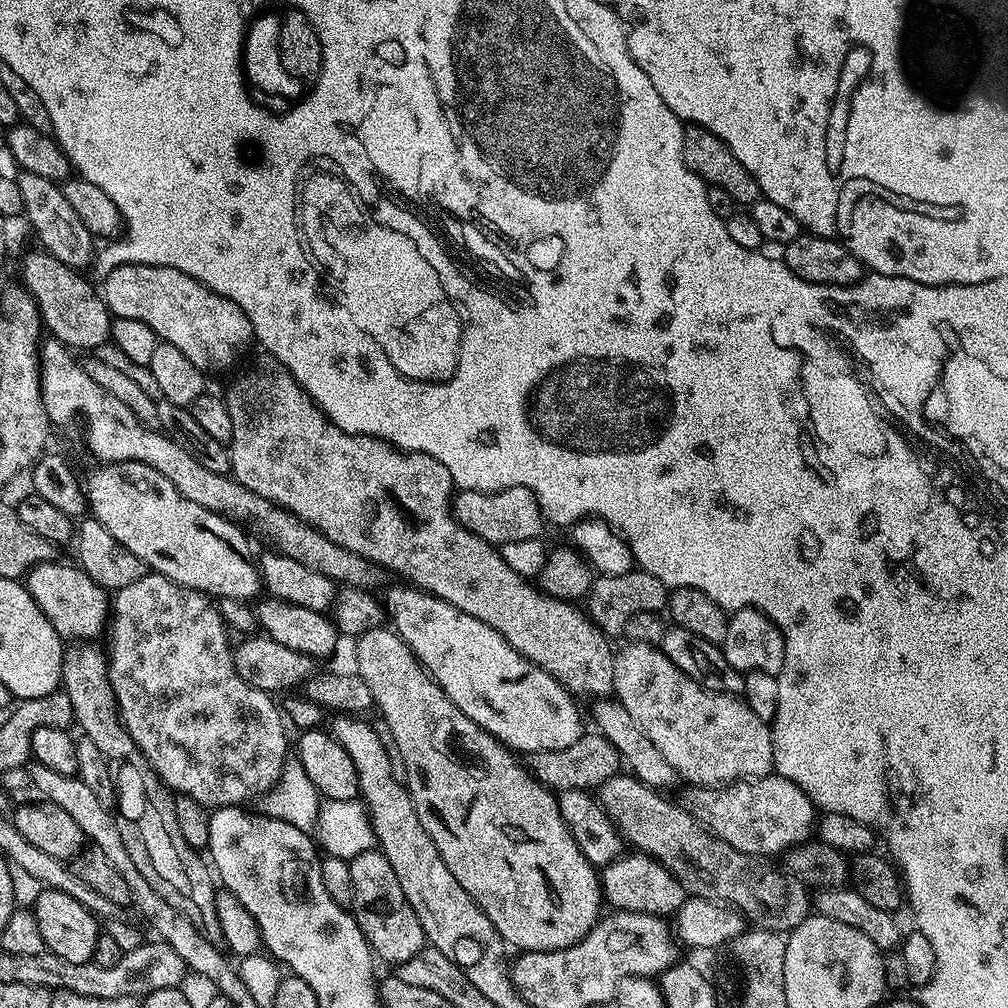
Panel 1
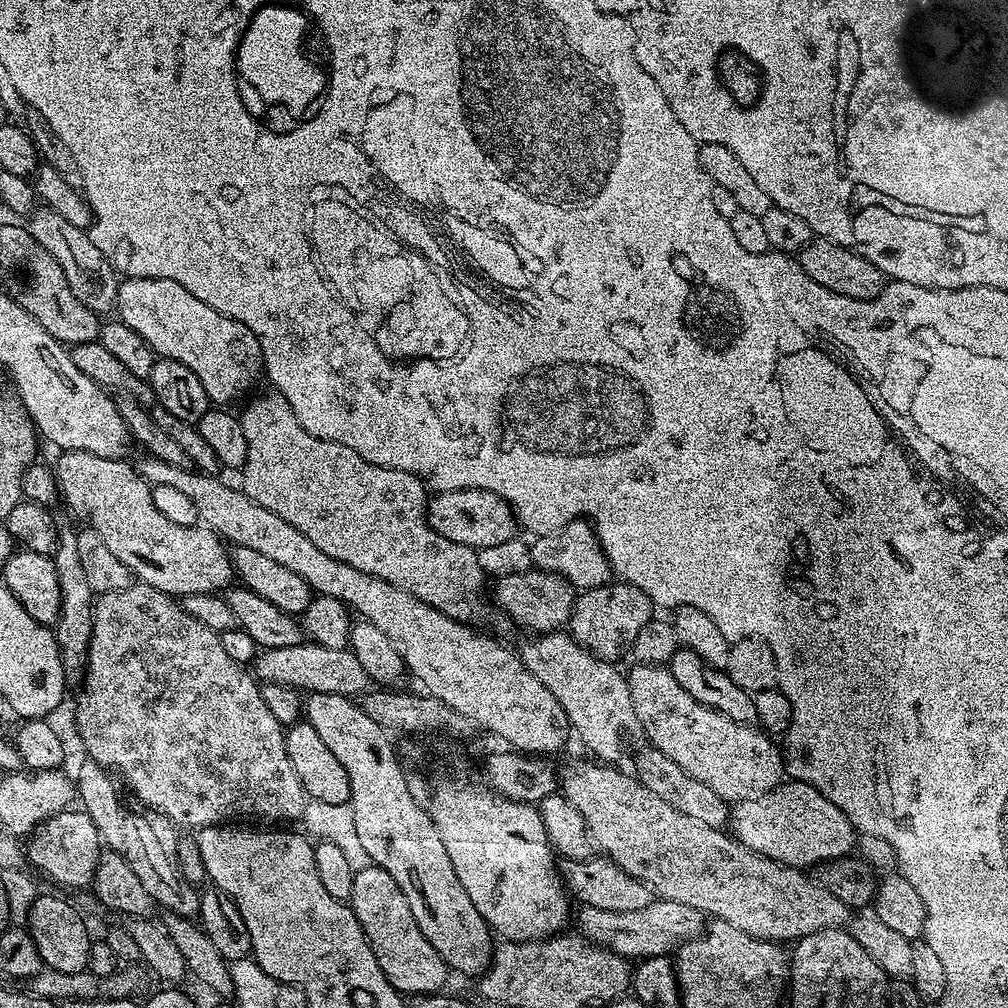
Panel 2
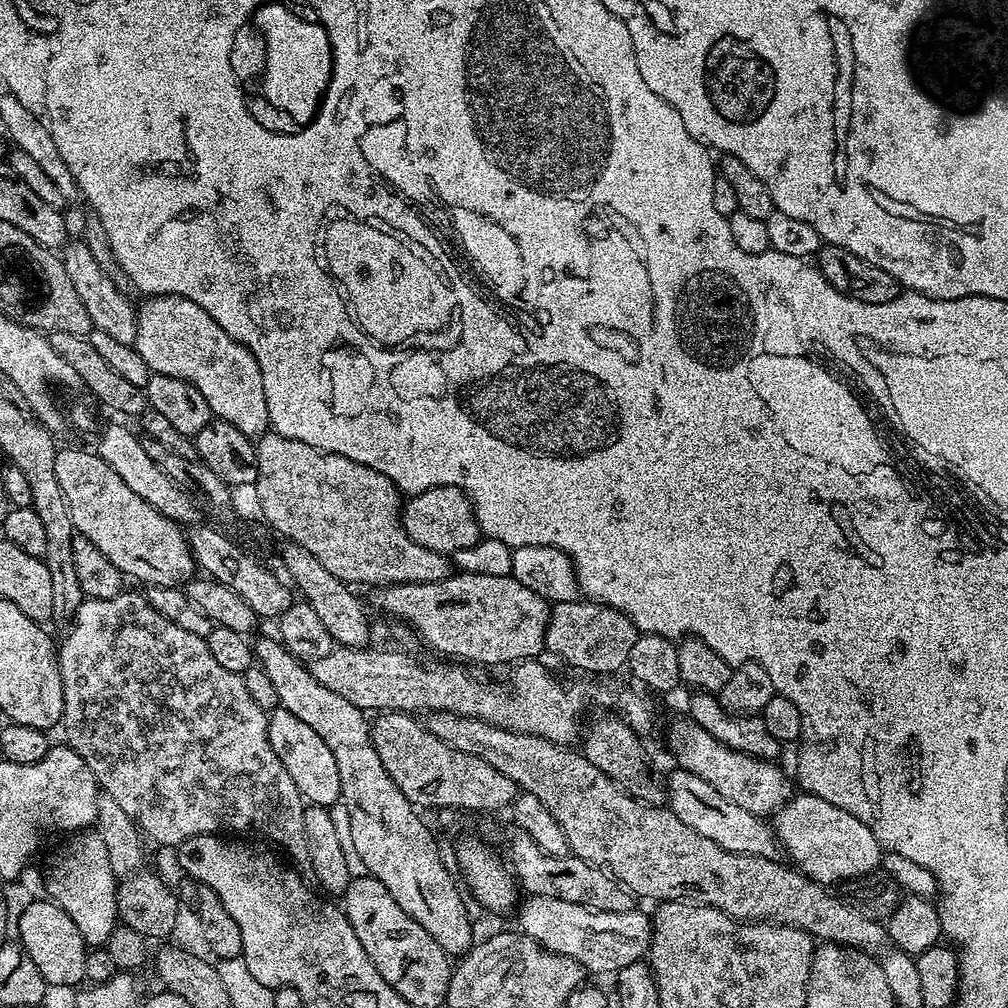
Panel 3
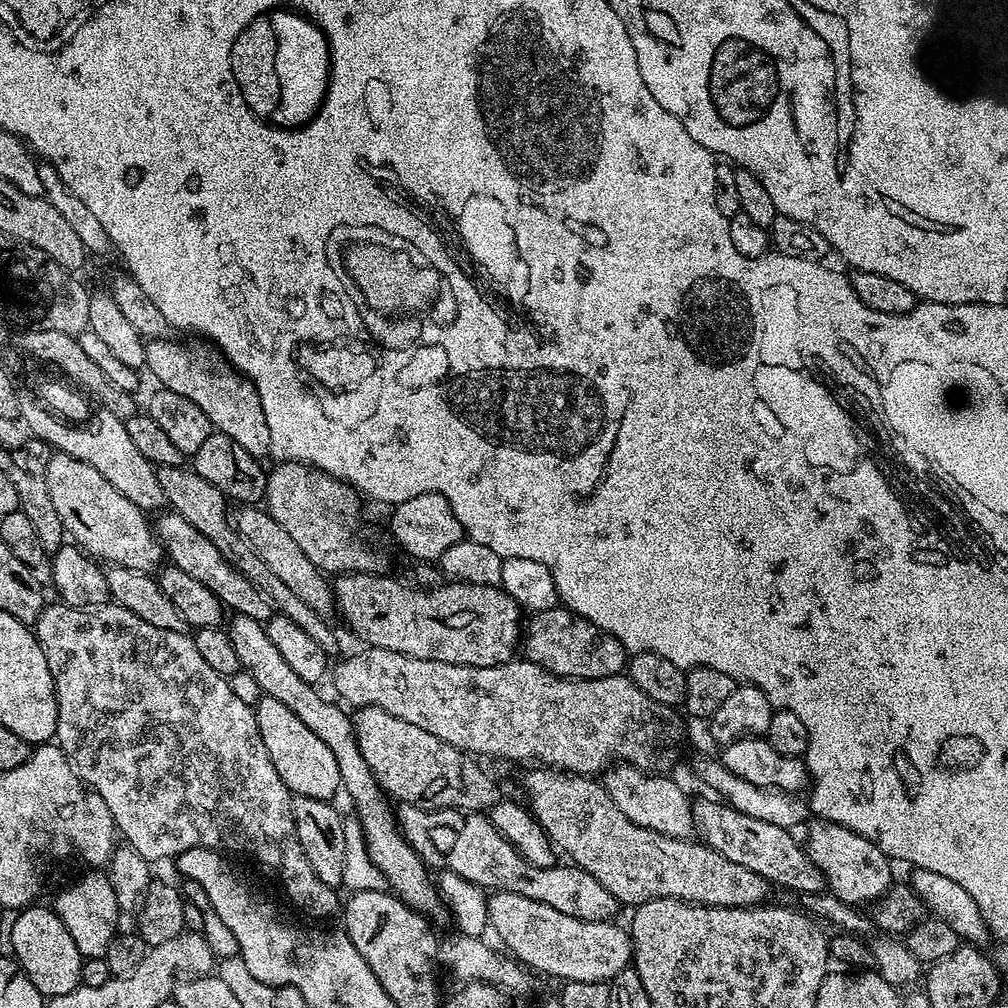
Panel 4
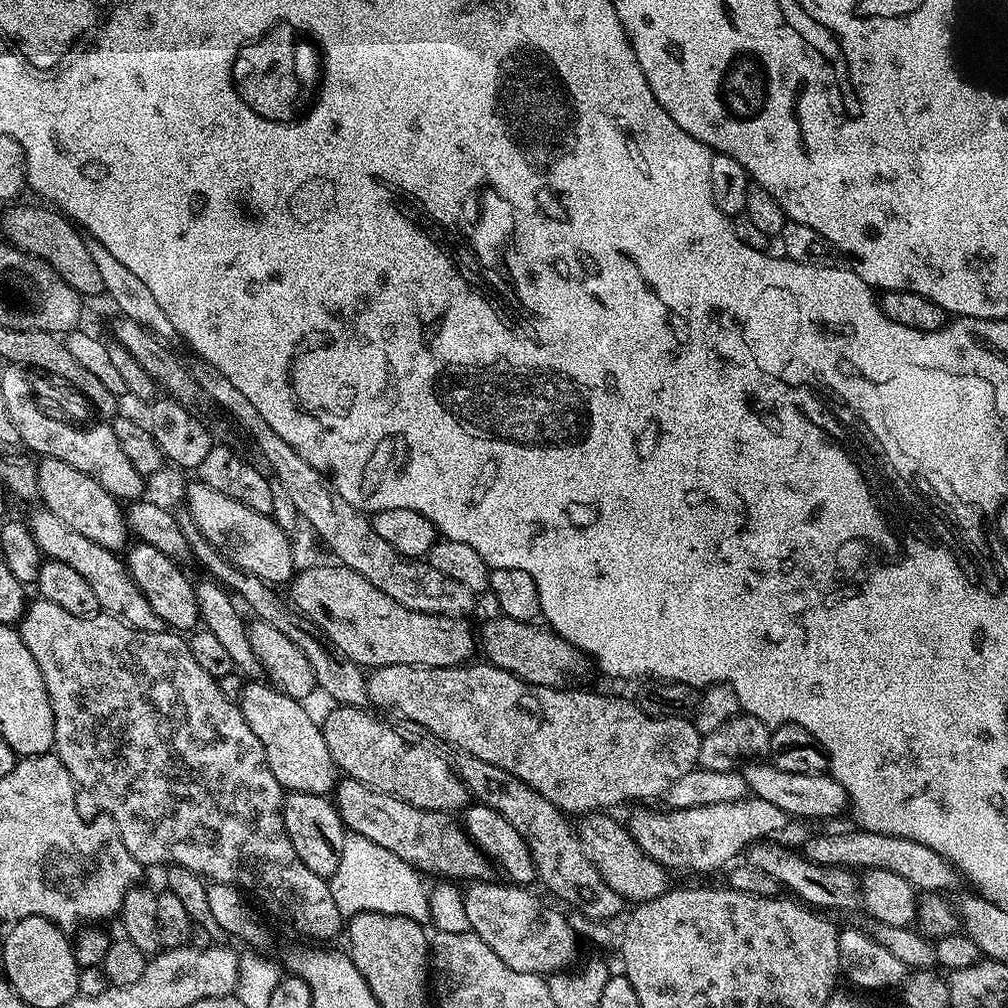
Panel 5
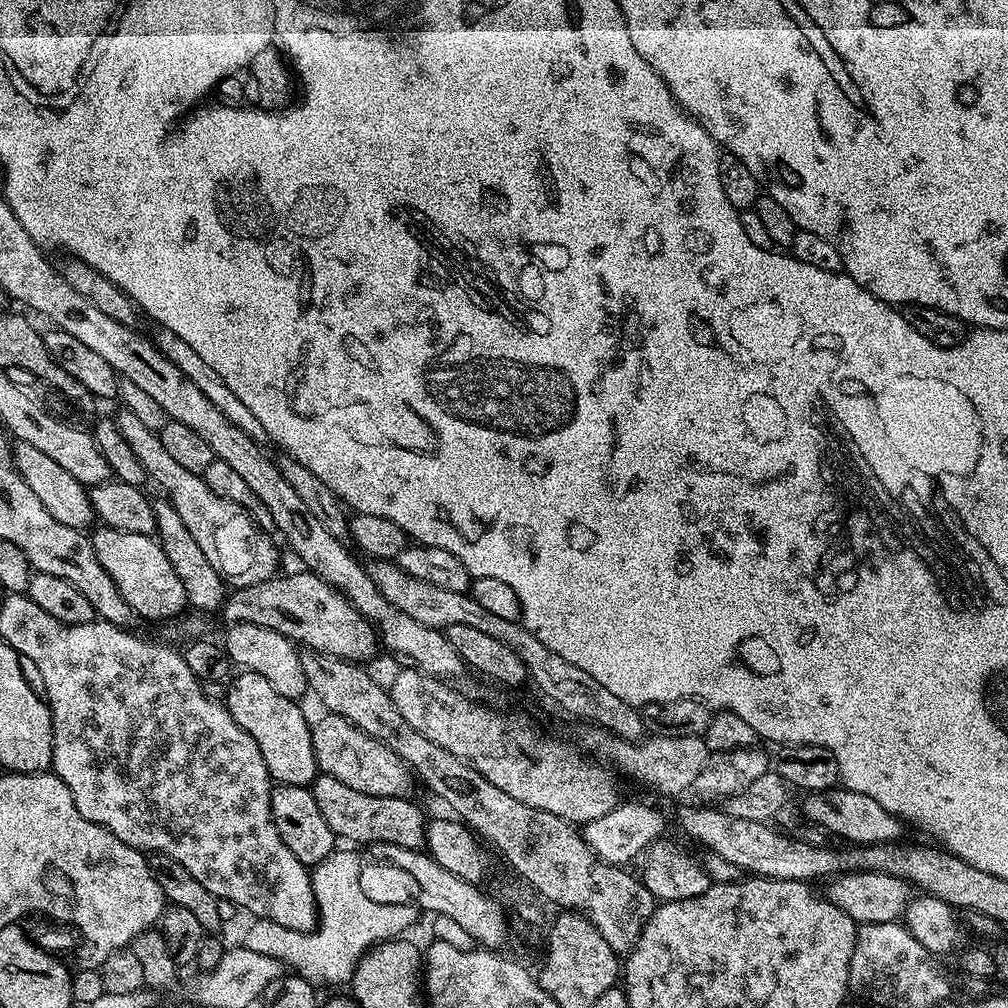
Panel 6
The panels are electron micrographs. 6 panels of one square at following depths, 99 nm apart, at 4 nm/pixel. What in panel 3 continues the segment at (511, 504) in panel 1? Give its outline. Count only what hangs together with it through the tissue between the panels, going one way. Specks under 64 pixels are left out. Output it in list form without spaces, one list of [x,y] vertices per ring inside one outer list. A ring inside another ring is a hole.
[[[454,486],[427,488],[424,492],[415,493],[412,500],[403,505],[402,519],[406,534],[418,546],[445,554],[455,553],[462,548],[474,546],[482,538],[476,521],[476,512],[472,509],[471,499],[461,489]]]

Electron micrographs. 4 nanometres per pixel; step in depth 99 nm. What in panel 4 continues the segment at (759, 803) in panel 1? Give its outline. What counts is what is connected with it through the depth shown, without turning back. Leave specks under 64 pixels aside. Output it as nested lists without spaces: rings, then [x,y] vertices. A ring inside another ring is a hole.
[[[812,818],[807,821],[808,828],[808,844],[806,840],[806,851],[809,858],[814,862],[814,866],[818,866],[818,870],[824,874],[826,888],[842,902],[855,906],[871,905],[880,899],[894,883],[892,877],[893,861],[884,853],[874,840],[868,840],[862,834],[858,834],[854,830],[850,830],[841,824],[835,824],[823,818]]]

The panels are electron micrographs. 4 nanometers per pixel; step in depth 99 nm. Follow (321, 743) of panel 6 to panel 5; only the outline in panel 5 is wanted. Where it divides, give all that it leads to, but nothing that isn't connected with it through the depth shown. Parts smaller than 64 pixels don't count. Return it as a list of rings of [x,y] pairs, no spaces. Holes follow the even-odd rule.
[[[349,704],[336,707],[322,725],[330,758],[347,779],[362,782],[368,788],[396,796],[426,810],[455,813],[470,803],[468,787],[460,780],[455,767],[444,756],[439,756],[424,742],[409,740],[403,731],[391,728],[384,720],[368,712],[367,707],[351,708]]]

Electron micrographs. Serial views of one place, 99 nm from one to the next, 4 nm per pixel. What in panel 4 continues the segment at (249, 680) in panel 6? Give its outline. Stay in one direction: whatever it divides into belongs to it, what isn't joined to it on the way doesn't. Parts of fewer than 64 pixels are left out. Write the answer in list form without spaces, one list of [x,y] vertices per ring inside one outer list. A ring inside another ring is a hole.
[[[261,695],[260,701],[255,701],[254,711],[258,730],[262,734],[262,742],[266,742],[266,751],[270,753],[270,762],[274,762],[274,770],[278,770],[278,778],[296,796],[318,798],[331,801],[332,795],[341,791],[340,771],[334,754],[330,754],[330,746],[290,710],[278,698]]]

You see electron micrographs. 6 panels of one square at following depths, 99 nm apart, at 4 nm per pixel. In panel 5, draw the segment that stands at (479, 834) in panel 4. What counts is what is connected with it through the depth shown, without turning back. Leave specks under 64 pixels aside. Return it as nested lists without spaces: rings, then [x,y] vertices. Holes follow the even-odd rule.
[[[347,778],[337,783],[334,789],[334,803],[345,829],[351,835],[370,838],[370,842],[383,846],[385,850],[390,850],[390,854],[398,854],[398,858],[402,858],[421,873],[437,872],[440,878],[451,878],[456,882],[461,882],[460,880],[466,880],[465,882],[487,881],[493,875],[491,872],[494,872],[494,868],[488,857],[476,847],[463,827],[457,821],[456,824],[452,821],[453,817],[447,812],[435,812],[407,804],[405,800],[399,800],[396,796],[368,788],[362,782]]]

